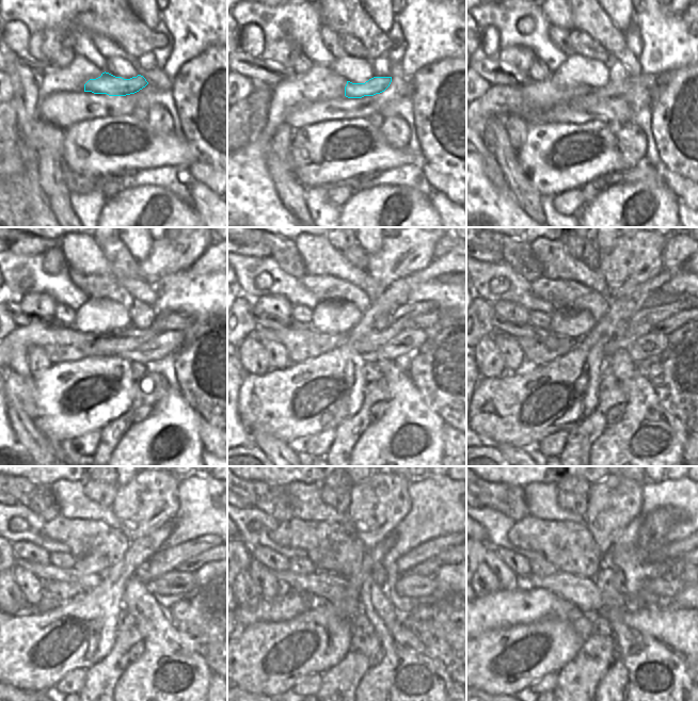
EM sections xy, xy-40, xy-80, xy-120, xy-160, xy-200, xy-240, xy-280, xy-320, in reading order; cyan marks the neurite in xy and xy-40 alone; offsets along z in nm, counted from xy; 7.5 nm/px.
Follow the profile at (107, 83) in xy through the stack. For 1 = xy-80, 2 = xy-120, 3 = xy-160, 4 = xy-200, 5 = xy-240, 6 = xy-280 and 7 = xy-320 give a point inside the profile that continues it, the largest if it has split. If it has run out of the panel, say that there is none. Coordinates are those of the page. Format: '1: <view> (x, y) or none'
1: xy-80 (648, 81)
2: xy-120 (175, 321)
3: xy-160 (424, 322)
4: xy-200 (667, 327)
5: xy-240 (191, 566)
6: xy-280 (428, 568)
7: xy-320 (683, 557)

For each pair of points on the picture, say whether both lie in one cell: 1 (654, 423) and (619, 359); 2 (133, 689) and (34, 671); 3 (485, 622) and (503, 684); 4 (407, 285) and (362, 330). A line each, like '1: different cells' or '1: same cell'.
1: same cell
2: different cells
3: different cells
4: same cell

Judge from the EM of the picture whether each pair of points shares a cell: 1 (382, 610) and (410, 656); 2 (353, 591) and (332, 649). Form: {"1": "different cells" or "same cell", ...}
{"1": "same cell", "2": "same cell"}

